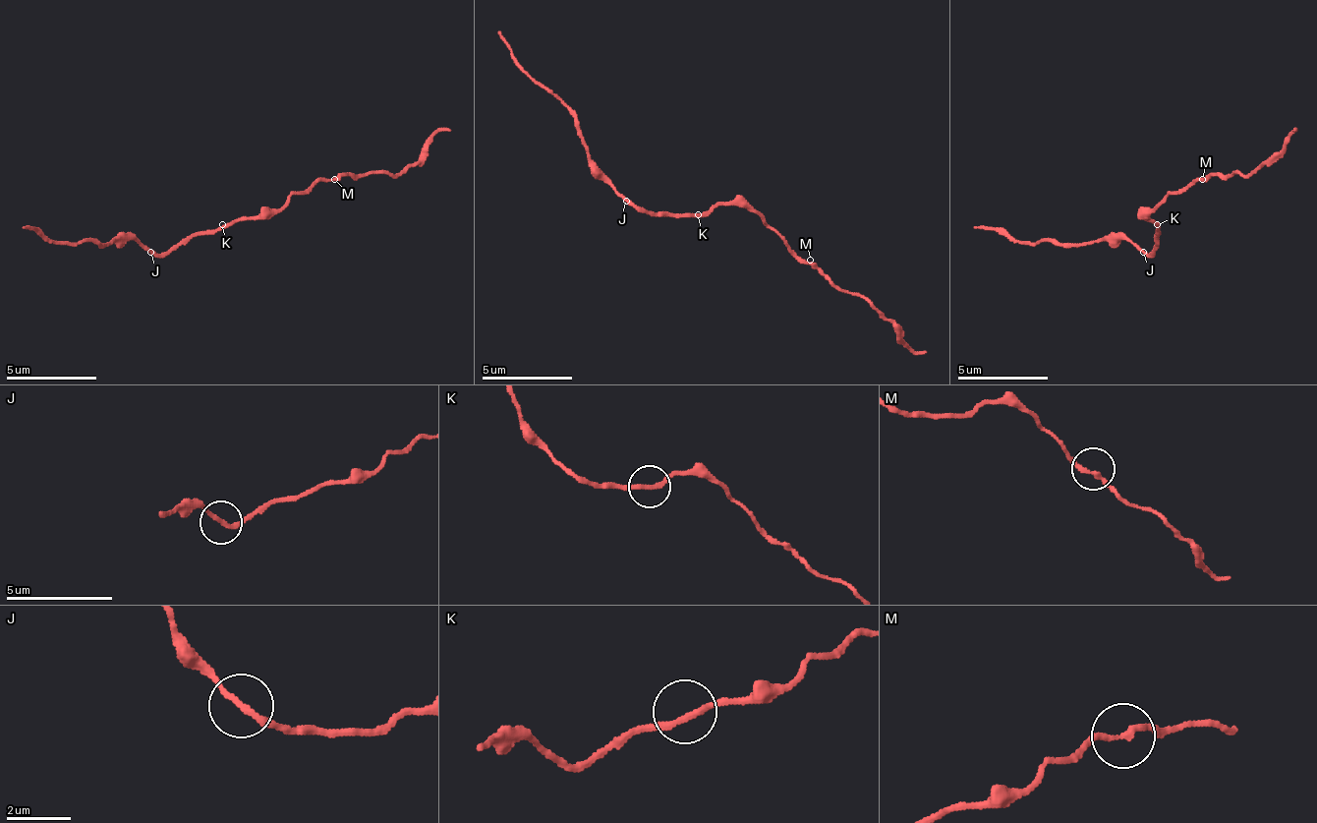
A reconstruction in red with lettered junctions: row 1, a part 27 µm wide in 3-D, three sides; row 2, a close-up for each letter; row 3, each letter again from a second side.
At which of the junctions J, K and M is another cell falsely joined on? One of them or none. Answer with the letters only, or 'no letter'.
J

